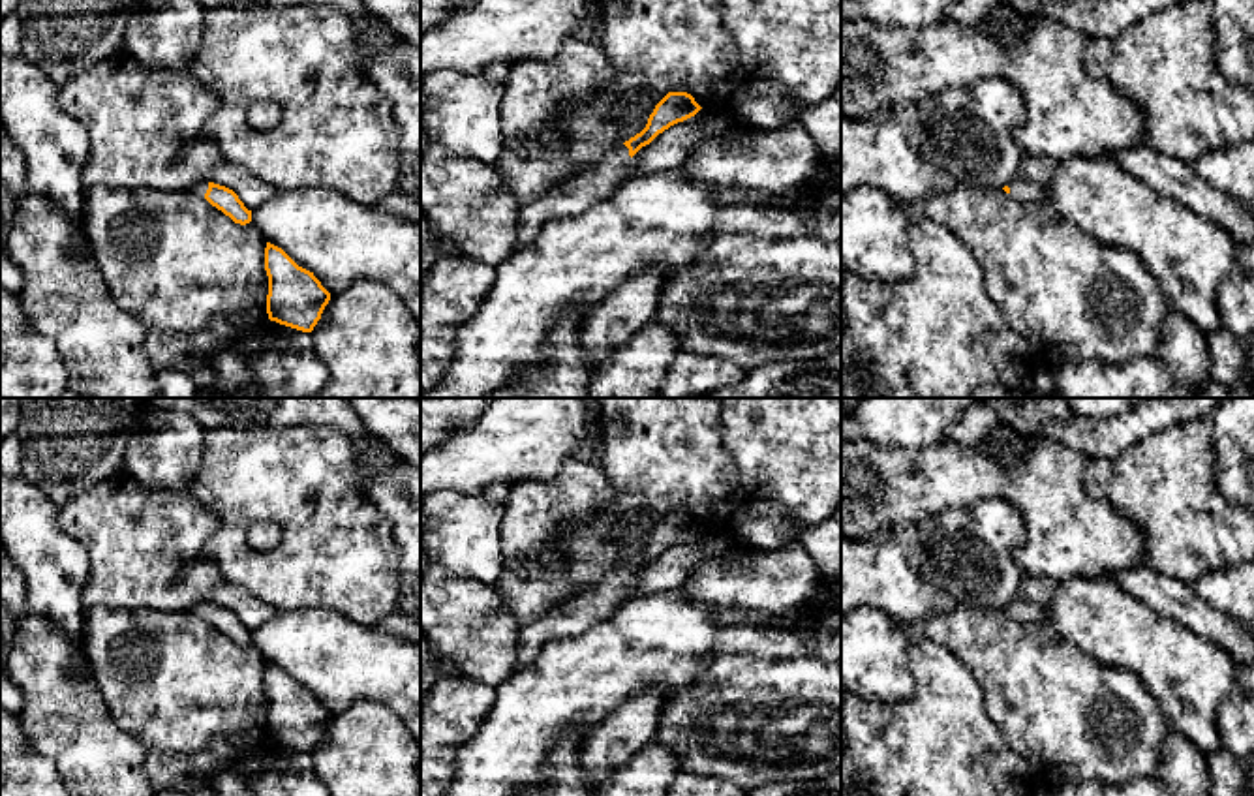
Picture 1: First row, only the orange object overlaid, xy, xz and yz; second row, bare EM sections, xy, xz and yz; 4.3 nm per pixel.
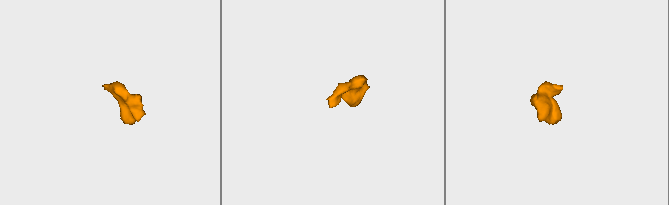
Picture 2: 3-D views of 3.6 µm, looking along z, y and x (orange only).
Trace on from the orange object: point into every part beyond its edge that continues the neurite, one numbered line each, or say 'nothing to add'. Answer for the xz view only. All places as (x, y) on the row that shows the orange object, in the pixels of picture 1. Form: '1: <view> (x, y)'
1: xz (571, 198)

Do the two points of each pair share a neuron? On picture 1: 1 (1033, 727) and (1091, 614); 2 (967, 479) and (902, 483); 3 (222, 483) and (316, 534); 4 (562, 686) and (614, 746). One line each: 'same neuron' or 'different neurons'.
1: different neurons
2: same neuron
3: same neuron
4: different neurons

